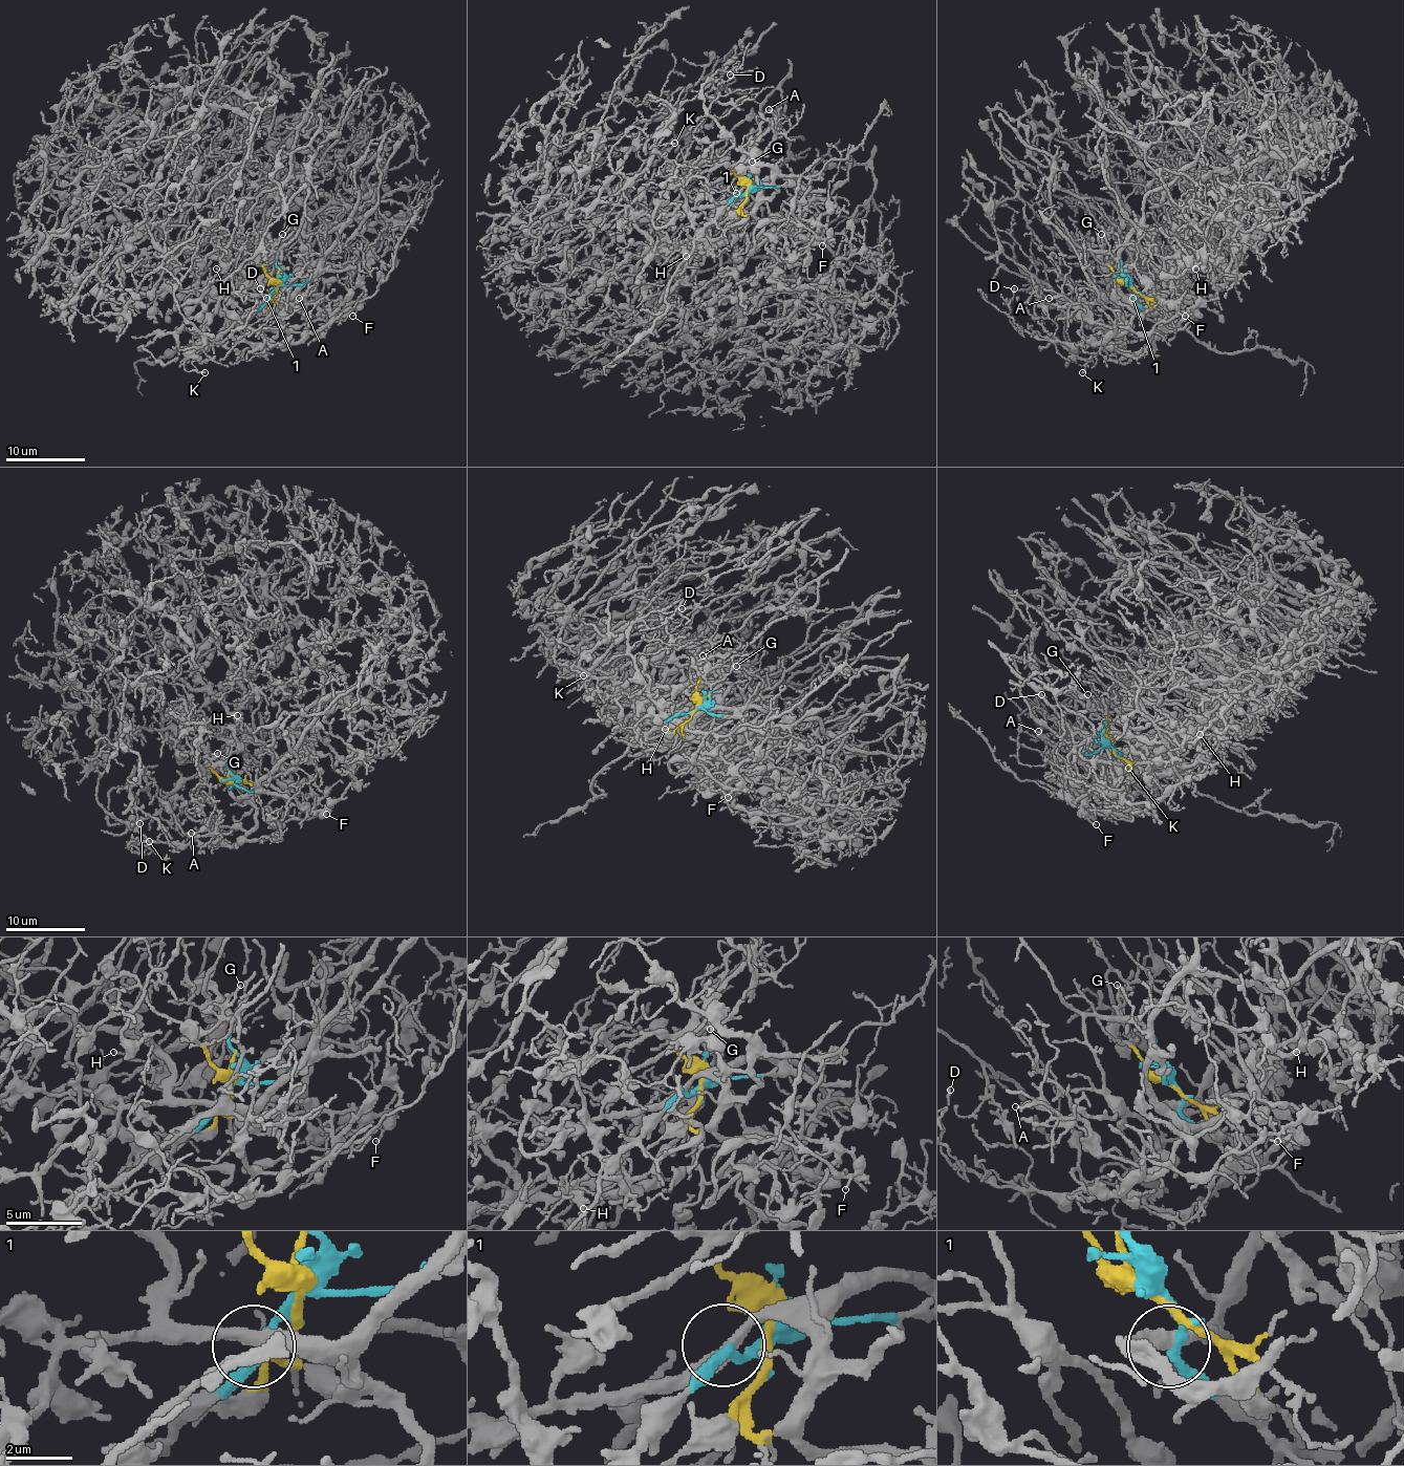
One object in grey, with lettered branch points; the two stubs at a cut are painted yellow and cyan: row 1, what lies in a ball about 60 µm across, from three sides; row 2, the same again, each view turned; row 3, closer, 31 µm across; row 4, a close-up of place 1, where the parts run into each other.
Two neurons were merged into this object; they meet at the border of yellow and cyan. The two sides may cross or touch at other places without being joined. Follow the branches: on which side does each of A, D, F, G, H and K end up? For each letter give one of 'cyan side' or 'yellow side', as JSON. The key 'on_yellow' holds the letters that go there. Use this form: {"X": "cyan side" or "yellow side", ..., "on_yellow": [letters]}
{"A": "yellow side", "D": "yellow side", "F": "yellow side", "G": "cyan side", "H": "yellow side", "K": "yellow side", "on_yellow": ["A", "D", "F", "H", "K"]}

